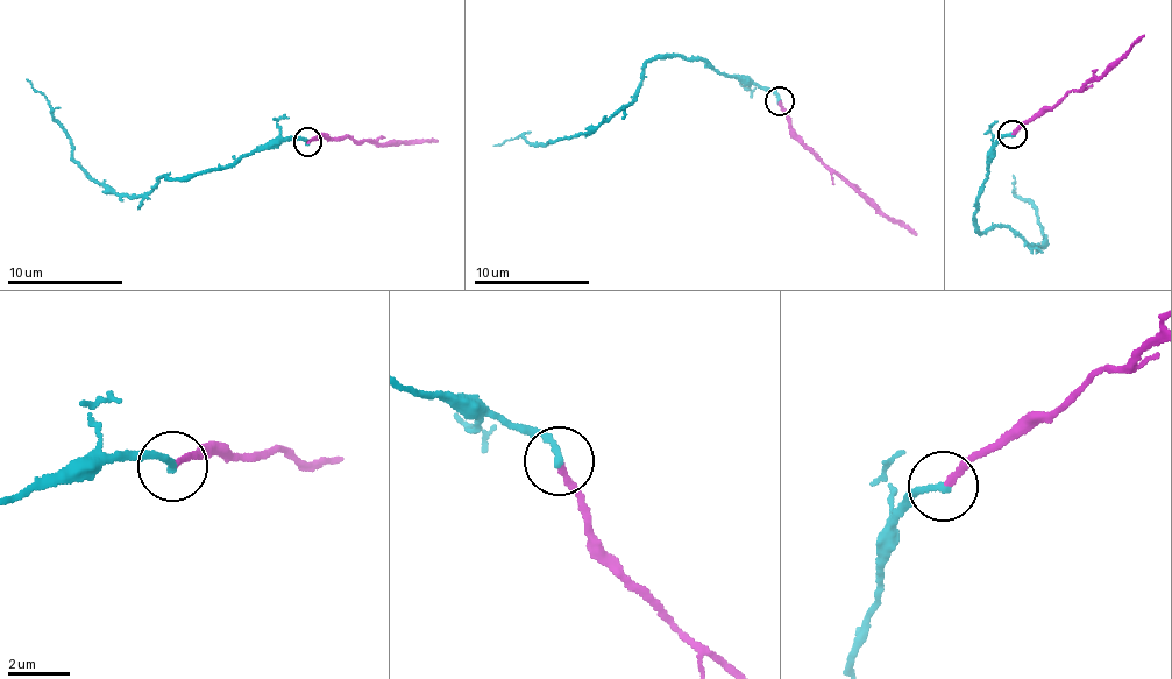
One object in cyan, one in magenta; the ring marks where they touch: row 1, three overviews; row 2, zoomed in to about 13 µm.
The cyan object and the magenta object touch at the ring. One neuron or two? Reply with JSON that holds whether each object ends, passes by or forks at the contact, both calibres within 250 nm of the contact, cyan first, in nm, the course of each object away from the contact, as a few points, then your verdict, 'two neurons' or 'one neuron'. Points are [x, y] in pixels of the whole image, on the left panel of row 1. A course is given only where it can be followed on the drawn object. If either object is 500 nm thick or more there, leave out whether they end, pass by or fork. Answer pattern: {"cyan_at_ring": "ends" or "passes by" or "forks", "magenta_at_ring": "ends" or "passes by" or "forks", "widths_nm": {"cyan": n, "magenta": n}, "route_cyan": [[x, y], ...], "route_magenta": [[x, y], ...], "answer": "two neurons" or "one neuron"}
{"cyan_at_ring": "ends", "magenta_at_ring": "ends", "widths_nm": {"cyan": 240, "magenta": 190}, "route_cyan": [[309, 142], [270, 141], [228, 165], [160, 179], [147, 193], [119, 196], [75, 158], [48, 100], [26, 78]], "route_magenta": [[309, 142], [325, 135], [338, 141], [345, 136], [379, 146], [438, 141]], "answer": "one neuron"}

